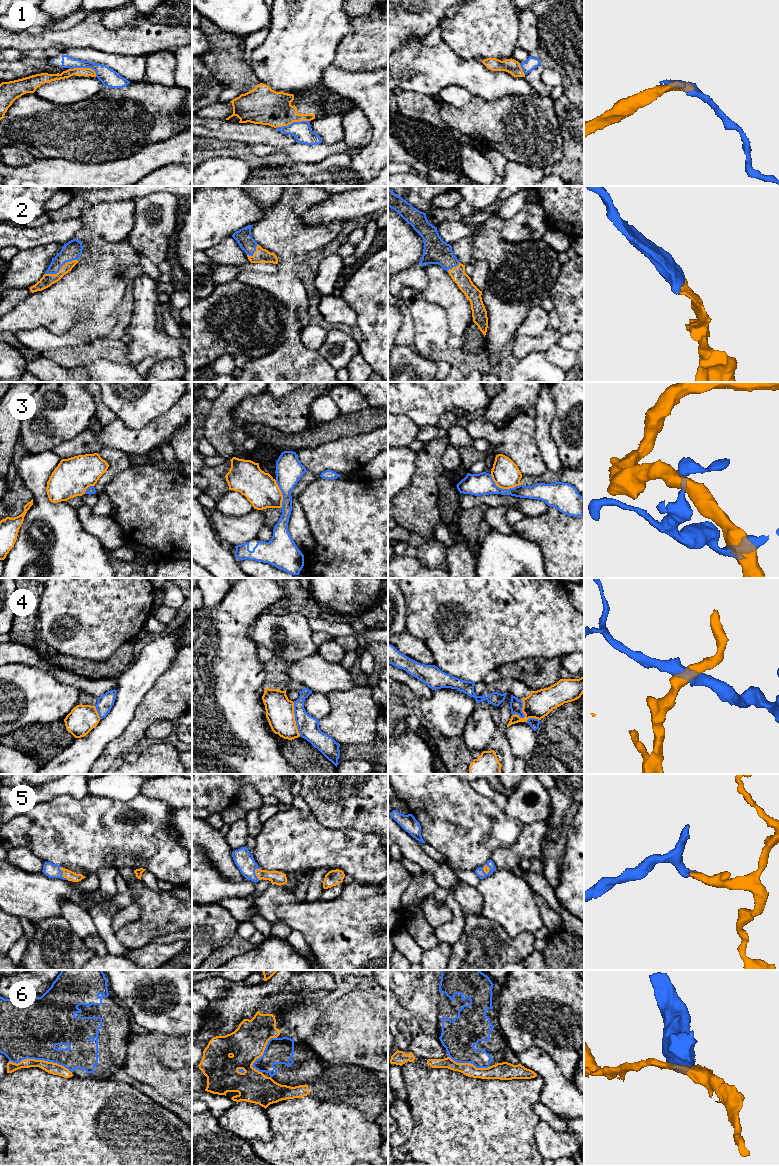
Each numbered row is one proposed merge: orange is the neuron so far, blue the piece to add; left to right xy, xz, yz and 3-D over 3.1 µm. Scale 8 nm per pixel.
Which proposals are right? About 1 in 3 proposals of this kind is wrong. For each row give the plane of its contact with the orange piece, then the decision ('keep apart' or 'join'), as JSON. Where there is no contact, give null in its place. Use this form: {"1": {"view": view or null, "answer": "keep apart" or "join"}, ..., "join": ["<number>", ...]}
{"1": {"view": "xz", "answer": "keep apart"}, "2": {"view": "xy", "answer": "join"}, "3": {"view": "yz", "answer": "keep apart"}, "4": {"view": "xz", "answer": "keep apart"}, "5": {"view": "xy", "answer": "join"}, "6": {"view": "xy", "answer": "keep apart"}, "join": ["2", "5"]}

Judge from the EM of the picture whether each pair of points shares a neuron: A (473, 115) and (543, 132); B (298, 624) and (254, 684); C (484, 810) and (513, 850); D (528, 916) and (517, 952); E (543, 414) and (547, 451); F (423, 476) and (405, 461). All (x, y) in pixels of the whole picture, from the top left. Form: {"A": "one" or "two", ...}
{"A": "one", "B": "two", "C": "two", "D": "two", "E": "one", "F": "two"}

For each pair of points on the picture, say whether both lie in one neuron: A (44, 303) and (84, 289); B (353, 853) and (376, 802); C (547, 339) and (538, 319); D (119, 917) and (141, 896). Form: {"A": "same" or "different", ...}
{"A": "same", "B": "different", "C": "different", "D": "different"}

